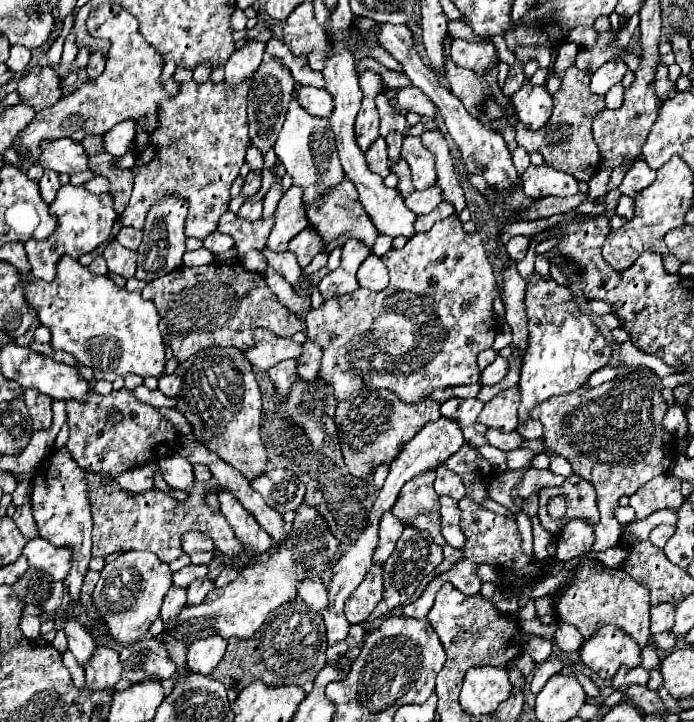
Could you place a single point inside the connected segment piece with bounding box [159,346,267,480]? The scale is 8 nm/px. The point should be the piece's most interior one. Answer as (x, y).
(216, 389)

